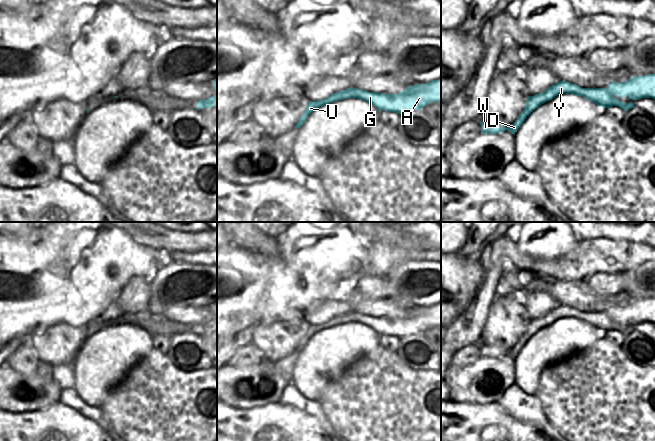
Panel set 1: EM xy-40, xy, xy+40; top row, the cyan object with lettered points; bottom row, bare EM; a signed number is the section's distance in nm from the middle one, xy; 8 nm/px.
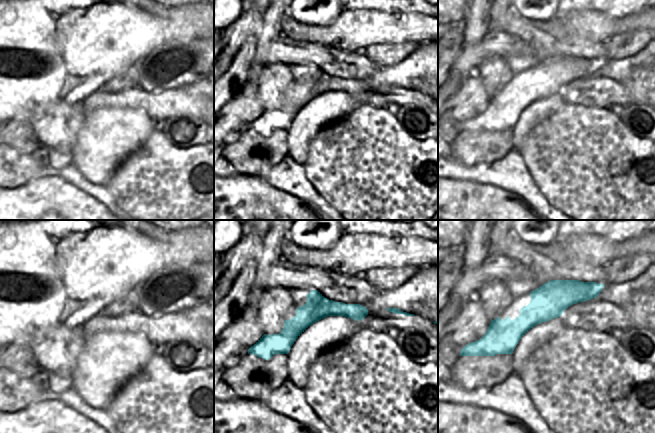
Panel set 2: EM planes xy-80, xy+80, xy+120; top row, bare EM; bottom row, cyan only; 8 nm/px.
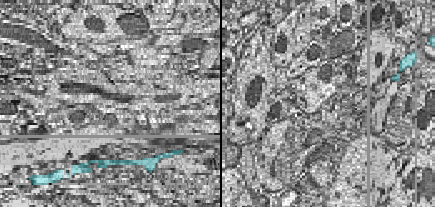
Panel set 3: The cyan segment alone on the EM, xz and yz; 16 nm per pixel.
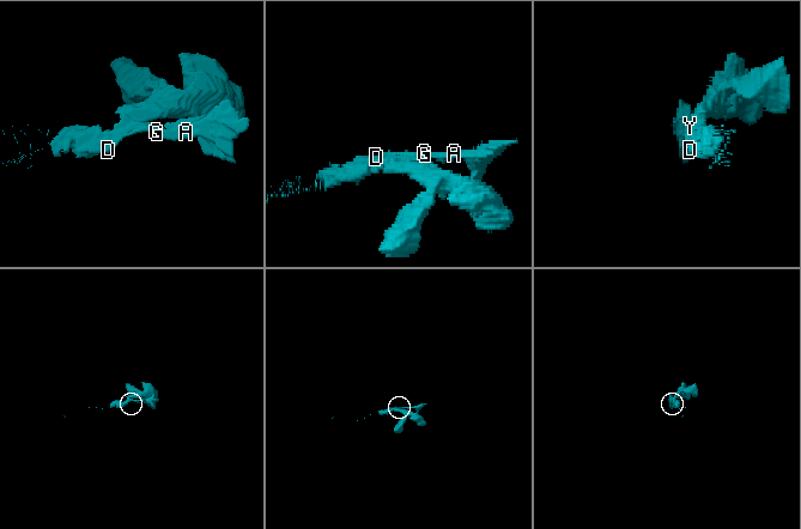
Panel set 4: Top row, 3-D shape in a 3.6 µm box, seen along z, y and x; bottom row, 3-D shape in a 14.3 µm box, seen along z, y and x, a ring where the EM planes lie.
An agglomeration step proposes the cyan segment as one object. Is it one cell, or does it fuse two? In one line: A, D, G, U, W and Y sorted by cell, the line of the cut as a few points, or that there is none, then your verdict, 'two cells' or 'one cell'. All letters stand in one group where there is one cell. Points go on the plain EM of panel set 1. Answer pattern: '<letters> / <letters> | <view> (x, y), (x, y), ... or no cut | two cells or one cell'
A G / D U W Y | xy+40 (593, 312), (587, 313), (580, 319) | two cells

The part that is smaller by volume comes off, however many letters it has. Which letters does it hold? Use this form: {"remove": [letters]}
{"remove": ["A", "G"]}

